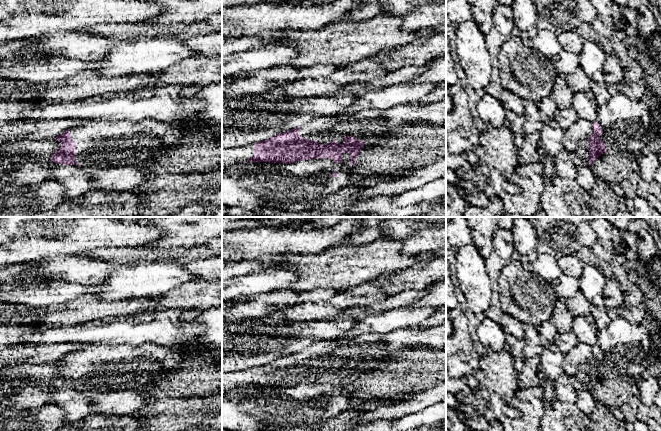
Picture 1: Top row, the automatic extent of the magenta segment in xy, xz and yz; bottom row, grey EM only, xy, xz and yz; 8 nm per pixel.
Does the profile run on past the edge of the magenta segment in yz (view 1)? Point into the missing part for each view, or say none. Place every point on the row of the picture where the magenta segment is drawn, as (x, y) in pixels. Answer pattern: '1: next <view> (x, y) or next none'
1: next yz (576, 140)

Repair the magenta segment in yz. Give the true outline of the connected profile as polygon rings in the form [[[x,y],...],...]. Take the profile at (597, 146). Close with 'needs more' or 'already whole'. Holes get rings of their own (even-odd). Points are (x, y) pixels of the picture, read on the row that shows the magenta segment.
[[[583,118],[565,130],[563,148],[569,152],[576,168],[589,167],[603,153],[608,152],[605,142],[600,138],[602,132],[598,122],[589,122]]]; needs more

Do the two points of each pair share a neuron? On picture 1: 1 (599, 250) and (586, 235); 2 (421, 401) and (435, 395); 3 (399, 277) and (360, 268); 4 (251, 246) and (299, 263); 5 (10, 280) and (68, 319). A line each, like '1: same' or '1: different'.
1: different
2: same
3: different
4: different
5: different

